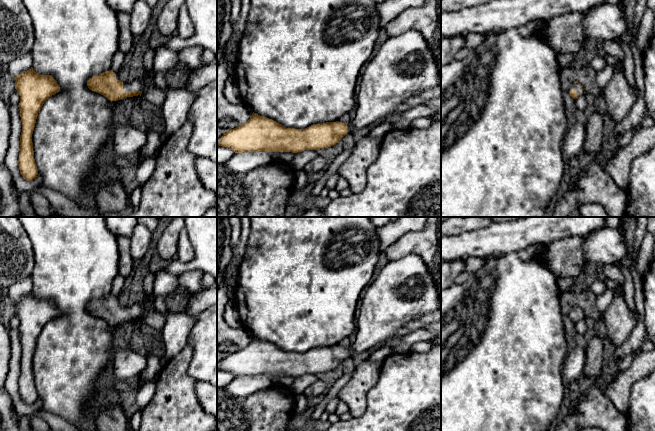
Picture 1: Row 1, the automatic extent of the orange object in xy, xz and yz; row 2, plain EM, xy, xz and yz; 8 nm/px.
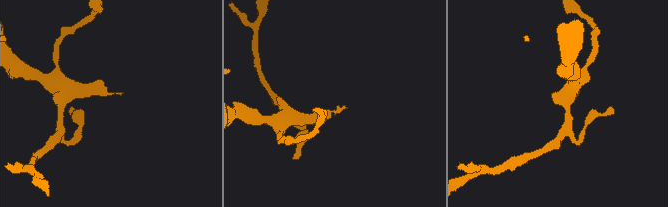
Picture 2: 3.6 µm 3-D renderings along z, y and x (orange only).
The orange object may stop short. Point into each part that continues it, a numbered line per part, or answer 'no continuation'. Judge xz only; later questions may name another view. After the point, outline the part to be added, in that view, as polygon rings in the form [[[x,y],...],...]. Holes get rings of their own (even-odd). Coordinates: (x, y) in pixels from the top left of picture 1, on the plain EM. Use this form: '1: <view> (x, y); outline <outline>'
1: xz (404, 289); outline [[[409,254],[403,258],[389,261],[365,289],[362,297],[359,316],[356,318],[355,339],[347,347],[347,356],[353,357],[357,353],[372,351],[396,337],[396,332],[407,322],[422,315],[440,309],[440,294],[437,285],[426,268],[423,259],[416,254]]]

